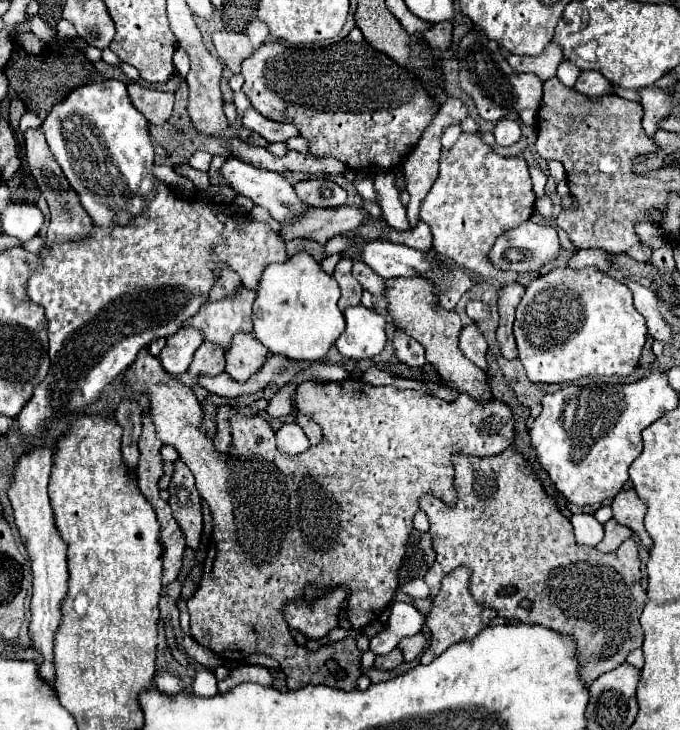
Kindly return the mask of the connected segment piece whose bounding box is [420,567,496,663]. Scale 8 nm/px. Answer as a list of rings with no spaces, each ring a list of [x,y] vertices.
[[[458,567],[442,579],[440,591],[432,599],[432,609],[430,609],[430,615],[426,619],[426,625],[432,631],[432,641],[430,641],[430,647],[420,657],[422,663],[430,663],[442,651],[446,651],[450,645],[454,645],[458,641],[472,639],[474,635],[478,635],[478,629],[484,629],[496,617],[494,609],[484,607],[484,605],[474,601],[472,593],[468,589],[468,583],[470,583],[470,569],[466,569],[466,567]]]

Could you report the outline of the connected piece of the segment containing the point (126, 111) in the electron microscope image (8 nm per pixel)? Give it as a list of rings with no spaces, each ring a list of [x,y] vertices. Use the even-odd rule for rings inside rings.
[[[122,81],[88,83],[84,87],[74,89],[74,93],[70,93],[60,105],[52,107],[42,127],[54,159],[60,163],[64,175],[78,193],[94,225],[106,231],[110,231],[112,225],[126,225],[154,197],[152,191],[156,183],[156,177],[152,177],[154,149],[148,135],[148,121],[142,117],[142,113],[138,113],[132,107],[130,97],[126,93],[126,85]]]

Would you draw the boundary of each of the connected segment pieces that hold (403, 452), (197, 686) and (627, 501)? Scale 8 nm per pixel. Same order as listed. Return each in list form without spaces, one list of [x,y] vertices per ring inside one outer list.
[[[142,349],[126,371],[124,389],[132,395],[144,393],[148,397],[158,437],[166,445],[178,449],[182,461],[196,477],[196,487],[202,499],[206,499],[212,509],[214,529],[204,561],[202,581],[196,593],[188,599],[192,639],[224,661],[238,661],[252,653],[274,657],[286,675],[288,689],[302,689],[306,685],[328,685],[344,691],[354,689],[354,683],[360,677],[360,651],[356,649],[354,637],[318,651],[298,647],[290,637],[288,623],[284,621],[284,601],[302,597],[306,583],[316,583],[318,591],[346,587],[350,591],[346,599],[346,615],[352,623],[350,631],[360,633],[362,627],[380,617],[394,597],[398,587],[398,567],[404,559],[406,537],[412,531],[412,517],[418,511],[418,499],[424,493],[432,493],[446,505],[454,505],[456,489],[454,467],[450,463],[452,449],[462,449],[464,455],[476,457],[498,455],[510,447],[516,437],[514,415],[510,407],[498,399],[478,405],[468,395],[460,395],[456,401],[446,403],[418,391],[374,387],[348,377],[342,381],[306,381],[298,385],[298,411],[312,417],[324,431],[324,439],[316,447],[310,447],[298,457],[286,457],[268,443],[268,439],[274,437],[272,429],[266,427],[264,417],[234,415],[232,453],[224,457],[214,451],[212,441],[200,431],[198,419],[202,417],[202,409],[192,389],[182,381],[172,379],[148,349]]]
[[[202,669],[196,671],[194,679],[192,679],[192,693],[200,695],[200,697],[212,697],[218,693],[218,679],[214,675],[214,671],[210,669]]]
[[[634,489],[620,491],[612,501],[612,511],[614,511],[614,519],[620,525],[630,527],[640,537],[640,543],[650,551],[652,549],[652,539],[644,529],[646,503],[638,497],[638,493]]]

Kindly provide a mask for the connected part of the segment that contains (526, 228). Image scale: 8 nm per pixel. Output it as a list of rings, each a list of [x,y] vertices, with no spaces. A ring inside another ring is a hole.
[[[524,221],[522,225],[508,229],[494,241],[490,249],[490,263],[498,265],[502,271],[516,271],[516,273],[544,273],[550,267],[550,261],[562,251],[556,229],[554,227],[540,227],[532,221]]]

